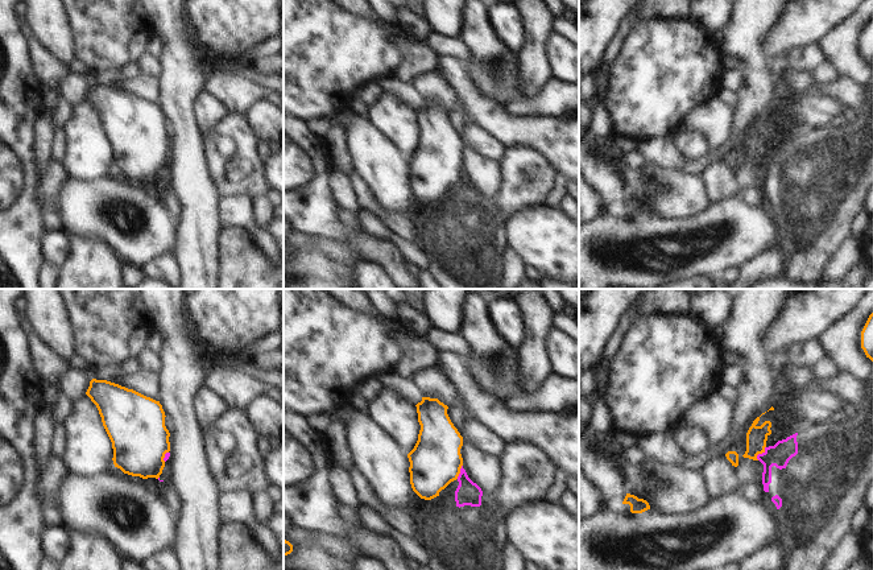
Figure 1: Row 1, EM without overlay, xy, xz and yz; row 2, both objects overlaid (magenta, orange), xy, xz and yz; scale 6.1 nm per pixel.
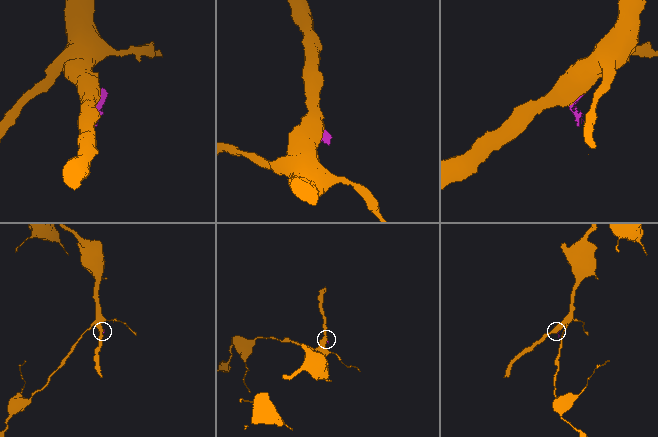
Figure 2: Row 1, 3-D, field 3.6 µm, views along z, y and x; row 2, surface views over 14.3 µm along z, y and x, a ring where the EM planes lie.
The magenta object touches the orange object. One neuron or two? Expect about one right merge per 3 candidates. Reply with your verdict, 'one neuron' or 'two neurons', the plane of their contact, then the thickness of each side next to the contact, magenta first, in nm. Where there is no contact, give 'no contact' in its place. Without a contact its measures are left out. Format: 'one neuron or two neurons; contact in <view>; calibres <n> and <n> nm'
two neurons; contact in yz; calibres 140 and 130 nm

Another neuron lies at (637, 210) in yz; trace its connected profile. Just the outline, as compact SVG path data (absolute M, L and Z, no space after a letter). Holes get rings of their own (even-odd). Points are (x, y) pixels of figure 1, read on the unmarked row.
M626 198L622 208L629 208L632 218L642 218L642 216L650 214L650 210L646 205L638 203L637 201L630 199L630 198Z

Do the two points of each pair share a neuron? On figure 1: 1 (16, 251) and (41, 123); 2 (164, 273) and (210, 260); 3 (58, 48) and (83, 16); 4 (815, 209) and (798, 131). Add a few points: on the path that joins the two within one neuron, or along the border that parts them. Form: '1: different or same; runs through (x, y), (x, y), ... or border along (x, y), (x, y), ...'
1: different; border along (30, 129), (33, 162), (38, 173)
2: different; border along (170, 253), (181, 275)
3: different; border along (65, 13), (69, 21), (75, 57)
4: same; runs through (815, 189), (815, 180), (801, 151)

